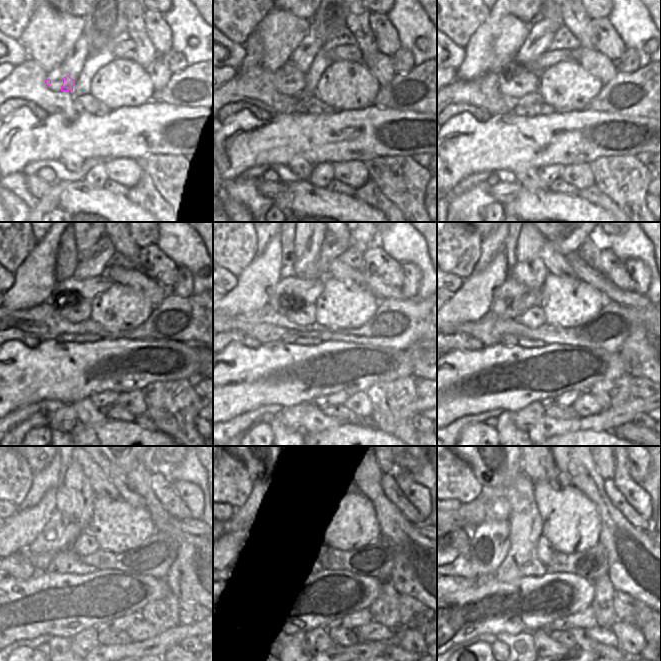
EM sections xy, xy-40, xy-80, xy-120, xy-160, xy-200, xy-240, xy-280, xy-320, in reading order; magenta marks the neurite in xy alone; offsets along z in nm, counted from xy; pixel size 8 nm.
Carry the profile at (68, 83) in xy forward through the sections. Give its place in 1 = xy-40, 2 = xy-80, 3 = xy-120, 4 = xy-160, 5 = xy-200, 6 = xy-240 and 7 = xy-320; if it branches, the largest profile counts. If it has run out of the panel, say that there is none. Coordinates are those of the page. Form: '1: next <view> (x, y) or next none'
1: next xy-40 (295, 85)
2: next xy-80 (525, 82)
3: next xy-120 (75, 310)
4: next xy-160 (304, 315)
5: next xy-200 (533, 318)
6: next xy-240 (85, 544)
7: next xy-320 (545, 552)

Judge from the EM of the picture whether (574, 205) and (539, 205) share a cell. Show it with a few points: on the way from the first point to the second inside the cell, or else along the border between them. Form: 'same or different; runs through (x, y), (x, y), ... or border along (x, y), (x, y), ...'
same; runs through (565, 205), (548, 205)

